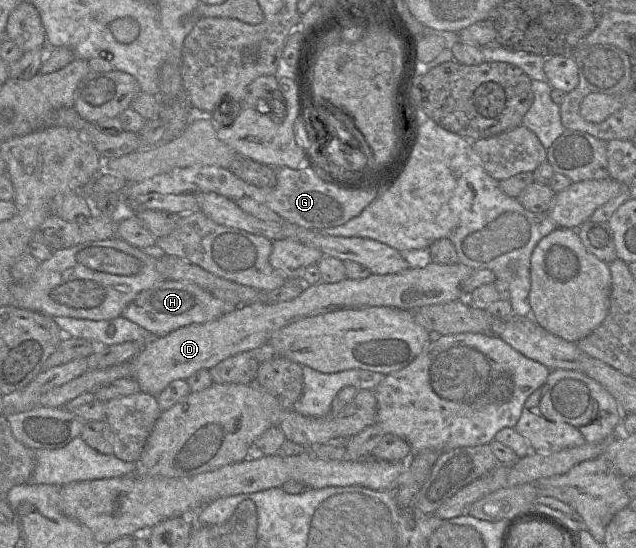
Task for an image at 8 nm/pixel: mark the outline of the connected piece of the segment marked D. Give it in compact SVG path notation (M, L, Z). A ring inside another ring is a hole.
M430 262L423 268L408 268L395 274L377 275L371 273L370 276L362 279L350 279L347 277L337 283L325 283L321 280L321 282L314 285L305 285L301 294L289 301L278 303L251 303L237 307L234 311L212 321L190 324L176 329L166 336L151 338L141 351L130 361L131 378L137 381L141 392L157 396L174 380L187 380L198 370L210 369L226 358L261 347L268 342L273 332L302 318L339 310L376 306L415 310L427 305L444 304L460 300L464 298L462 283L473 271L472 268L461 263L437 264Z

